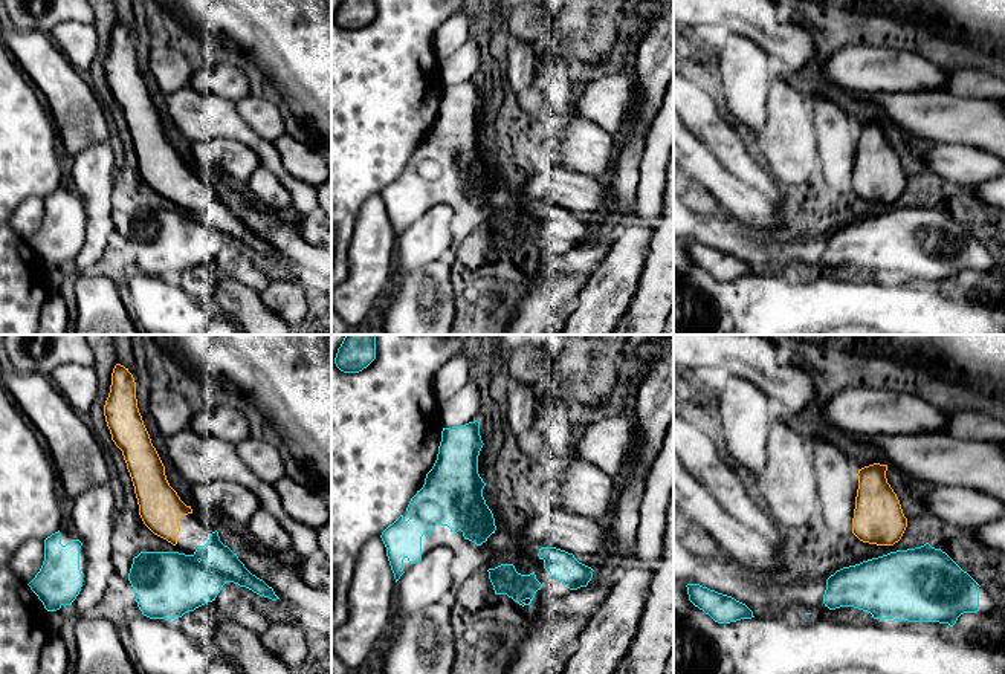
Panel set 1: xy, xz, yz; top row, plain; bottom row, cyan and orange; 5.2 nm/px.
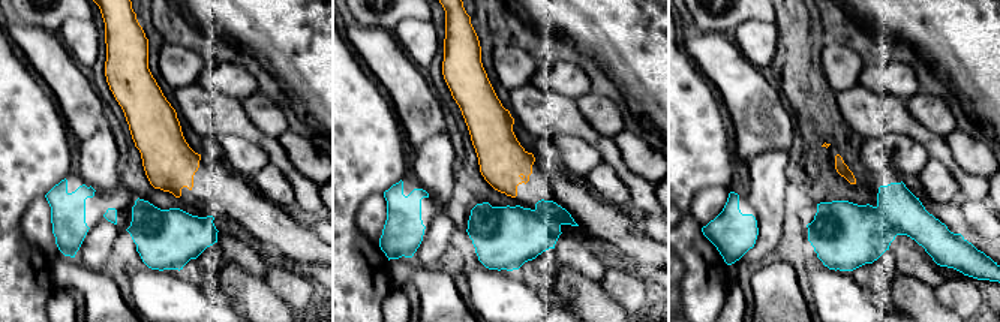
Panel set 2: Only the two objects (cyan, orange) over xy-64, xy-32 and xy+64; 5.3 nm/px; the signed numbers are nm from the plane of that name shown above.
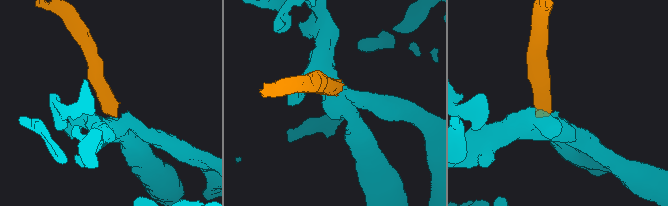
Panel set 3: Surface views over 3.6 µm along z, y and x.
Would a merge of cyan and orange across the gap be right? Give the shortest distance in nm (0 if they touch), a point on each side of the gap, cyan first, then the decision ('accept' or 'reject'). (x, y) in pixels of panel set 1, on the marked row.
40 nm | xy (173, 552), (173, 544) | accept

